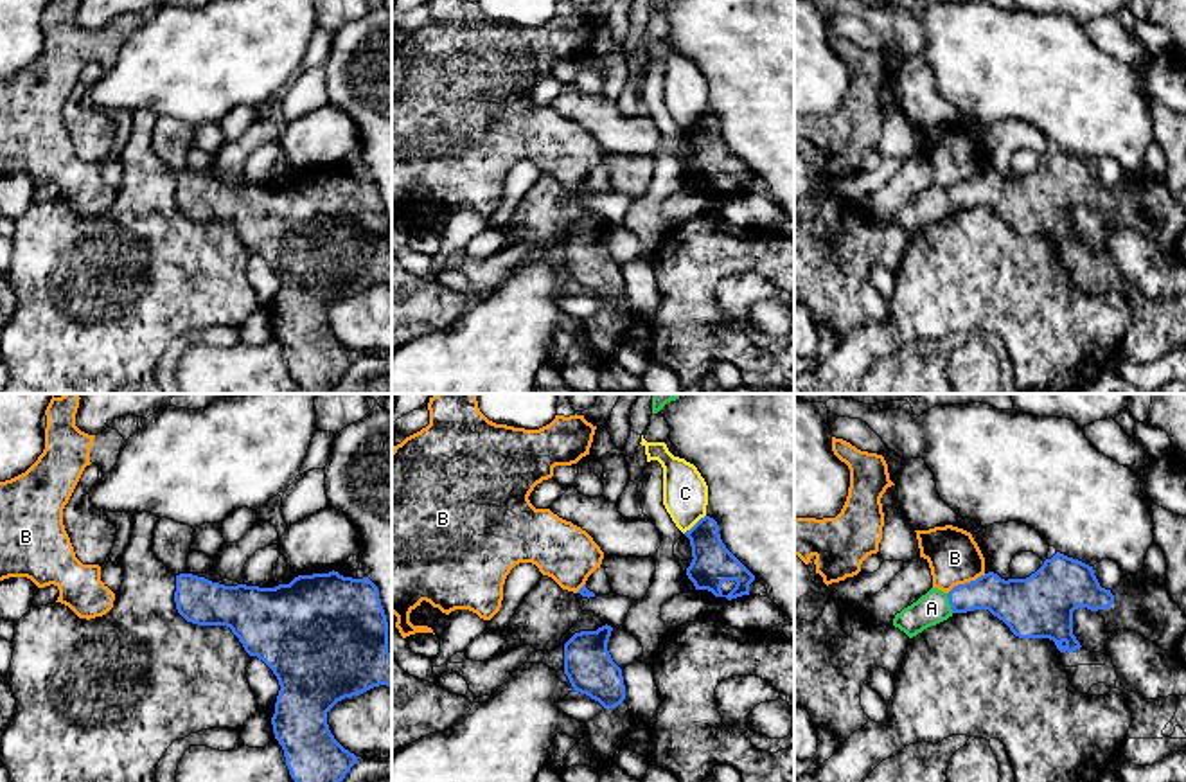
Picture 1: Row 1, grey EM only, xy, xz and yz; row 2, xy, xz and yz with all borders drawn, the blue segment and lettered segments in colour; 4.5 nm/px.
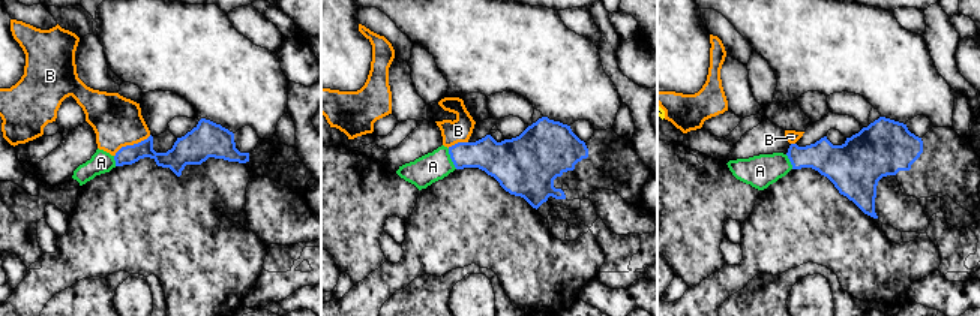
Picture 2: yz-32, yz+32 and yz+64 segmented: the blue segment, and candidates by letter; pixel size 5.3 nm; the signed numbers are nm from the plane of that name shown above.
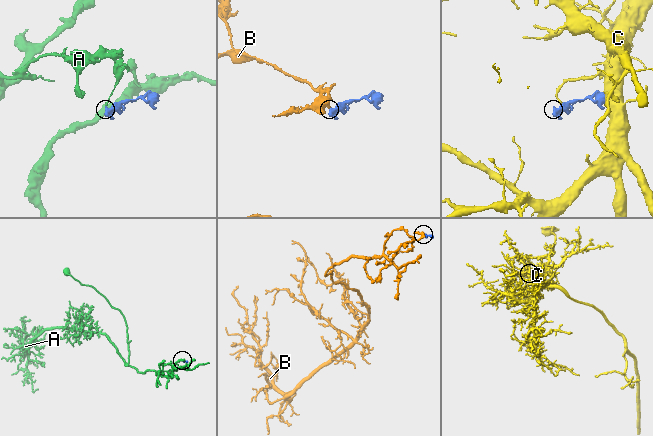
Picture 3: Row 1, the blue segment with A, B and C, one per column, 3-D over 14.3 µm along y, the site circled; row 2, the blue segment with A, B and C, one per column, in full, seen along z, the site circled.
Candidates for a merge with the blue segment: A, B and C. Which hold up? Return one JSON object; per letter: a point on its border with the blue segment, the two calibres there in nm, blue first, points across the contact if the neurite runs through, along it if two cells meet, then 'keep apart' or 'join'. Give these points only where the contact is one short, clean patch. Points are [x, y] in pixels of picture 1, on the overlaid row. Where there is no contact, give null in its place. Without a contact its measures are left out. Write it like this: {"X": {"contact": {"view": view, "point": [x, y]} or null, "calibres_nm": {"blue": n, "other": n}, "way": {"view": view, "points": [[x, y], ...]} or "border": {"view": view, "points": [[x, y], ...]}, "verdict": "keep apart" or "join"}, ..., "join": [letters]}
{"A": {"contact": {"view": "yz", "point": [949, 603]}, "calibres_nm": {"blue": 180, "other": 140}, "border": {"view": "yz", "points": [[946, 594], [953, 612]]}, "verdict": "keep apart"}, "B": {"contact": {"view": "yz", "point": [965, 583]}, "calibres_nm": {"blue": 220, "other": 240}, "border": {"view": "yz", "points": [[985, 574], [958, 583], [947, 594]]}, "verdict": "keep apart"}, "C": {"contact": {"view": "xz", "point": [696, 524]}, "calibres_nm": {"blue": 180, "other": 200}, "border": {"view": "xz", "points": [[705, 515], [683, 533]]}, "verdict": "keep apart"}, "join": []}

